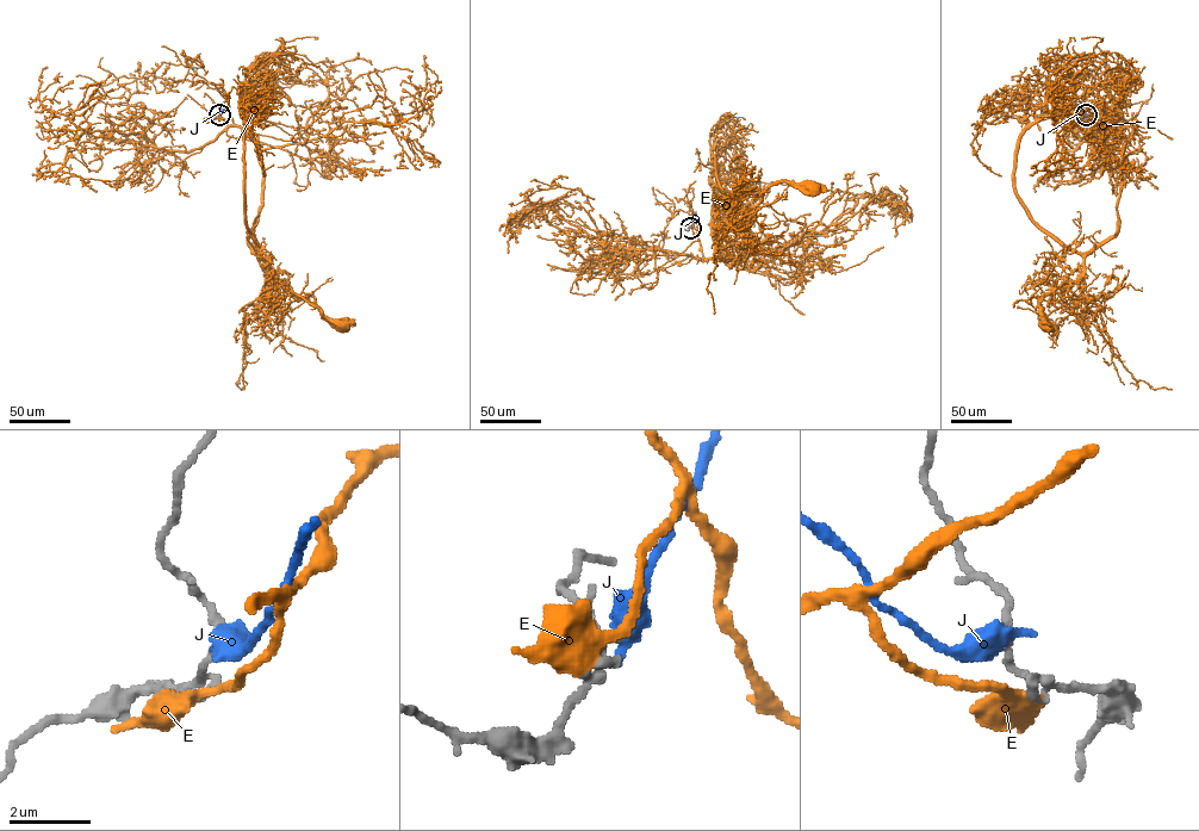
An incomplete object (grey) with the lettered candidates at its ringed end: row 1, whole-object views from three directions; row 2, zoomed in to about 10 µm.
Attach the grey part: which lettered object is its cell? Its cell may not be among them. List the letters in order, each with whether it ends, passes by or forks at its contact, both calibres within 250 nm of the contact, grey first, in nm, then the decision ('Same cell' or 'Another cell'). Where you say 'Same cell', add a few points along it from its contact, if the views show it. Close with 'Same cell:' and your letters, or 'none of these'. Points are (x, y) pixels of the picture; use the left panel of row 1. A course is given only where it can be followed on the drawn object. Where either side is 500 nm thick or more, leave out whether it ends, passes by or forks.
E: It passes by. Thickness 200 nm (grey) against 440 nm. Another cell
J: Thickness 170 nm (grey) against 700 nm. Another cell
Same cell: none of these

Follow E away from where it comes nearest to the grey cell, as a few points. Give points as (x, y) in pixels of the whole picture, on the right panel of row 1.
E: (1086, 115), (1100, 106), (1123, 144), (1117, 231), (1085, 256), (1079, 279), (1043, 298), (1045, 327)

